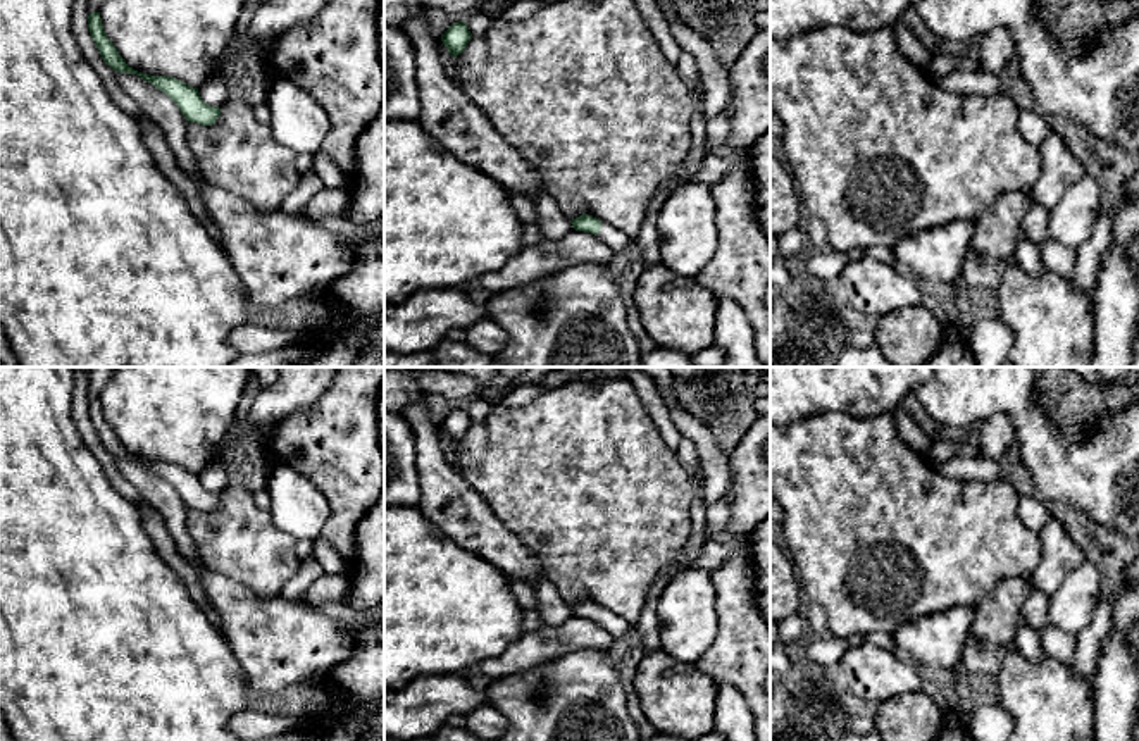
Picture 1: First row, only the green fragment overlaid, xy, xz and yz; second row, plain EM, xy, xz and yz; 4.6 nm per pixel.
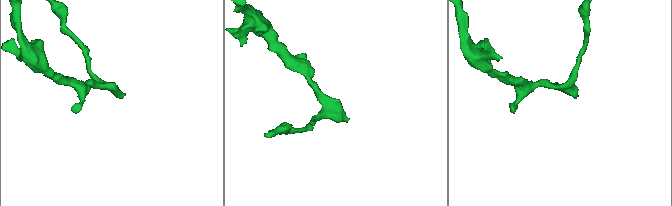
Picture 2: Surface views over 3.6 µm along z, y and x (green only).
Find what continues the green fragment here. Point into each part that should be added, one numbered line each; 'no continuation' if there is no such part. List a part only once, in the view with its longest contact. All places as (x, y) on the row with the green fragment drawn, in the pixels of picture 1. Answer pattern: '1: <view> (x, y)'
1: xz (616, 240)

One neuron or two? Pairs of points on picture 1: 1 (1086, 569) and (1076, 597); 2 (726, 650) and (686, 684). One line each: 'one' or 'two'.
1: one
2: two

